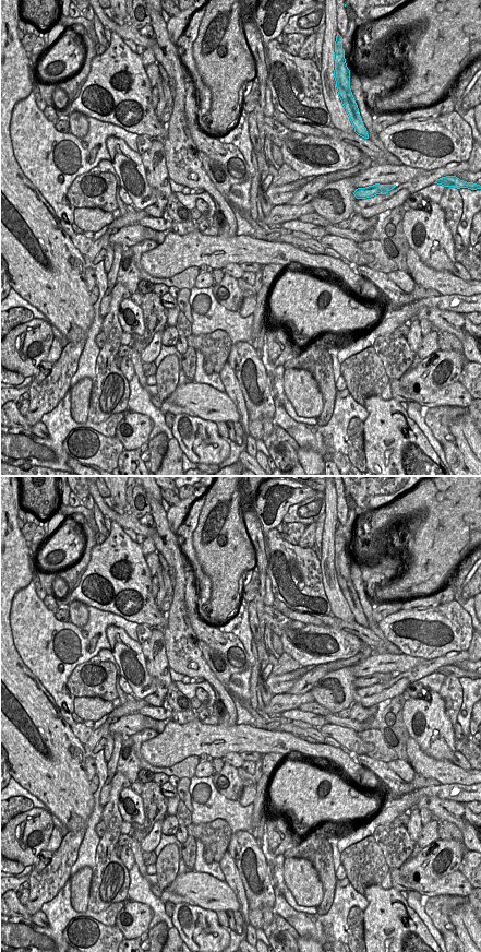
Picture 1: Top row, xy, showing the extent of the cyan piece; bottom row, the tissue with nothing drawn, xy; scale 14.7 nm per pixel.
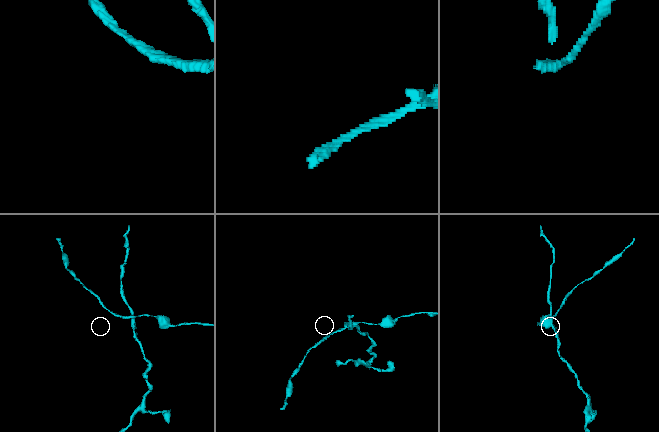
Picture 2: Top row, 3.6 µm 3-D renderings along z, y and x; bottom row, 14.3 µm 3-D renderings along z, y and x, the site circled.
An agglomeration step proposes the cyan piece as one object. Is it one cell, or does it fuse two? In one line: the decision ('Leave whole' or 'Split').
Split.

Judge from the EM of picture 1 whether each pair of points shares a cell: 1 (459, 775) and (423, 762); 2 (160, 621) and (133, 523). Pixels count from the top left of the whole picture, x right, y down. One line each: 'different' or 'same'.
1: same
2: different

